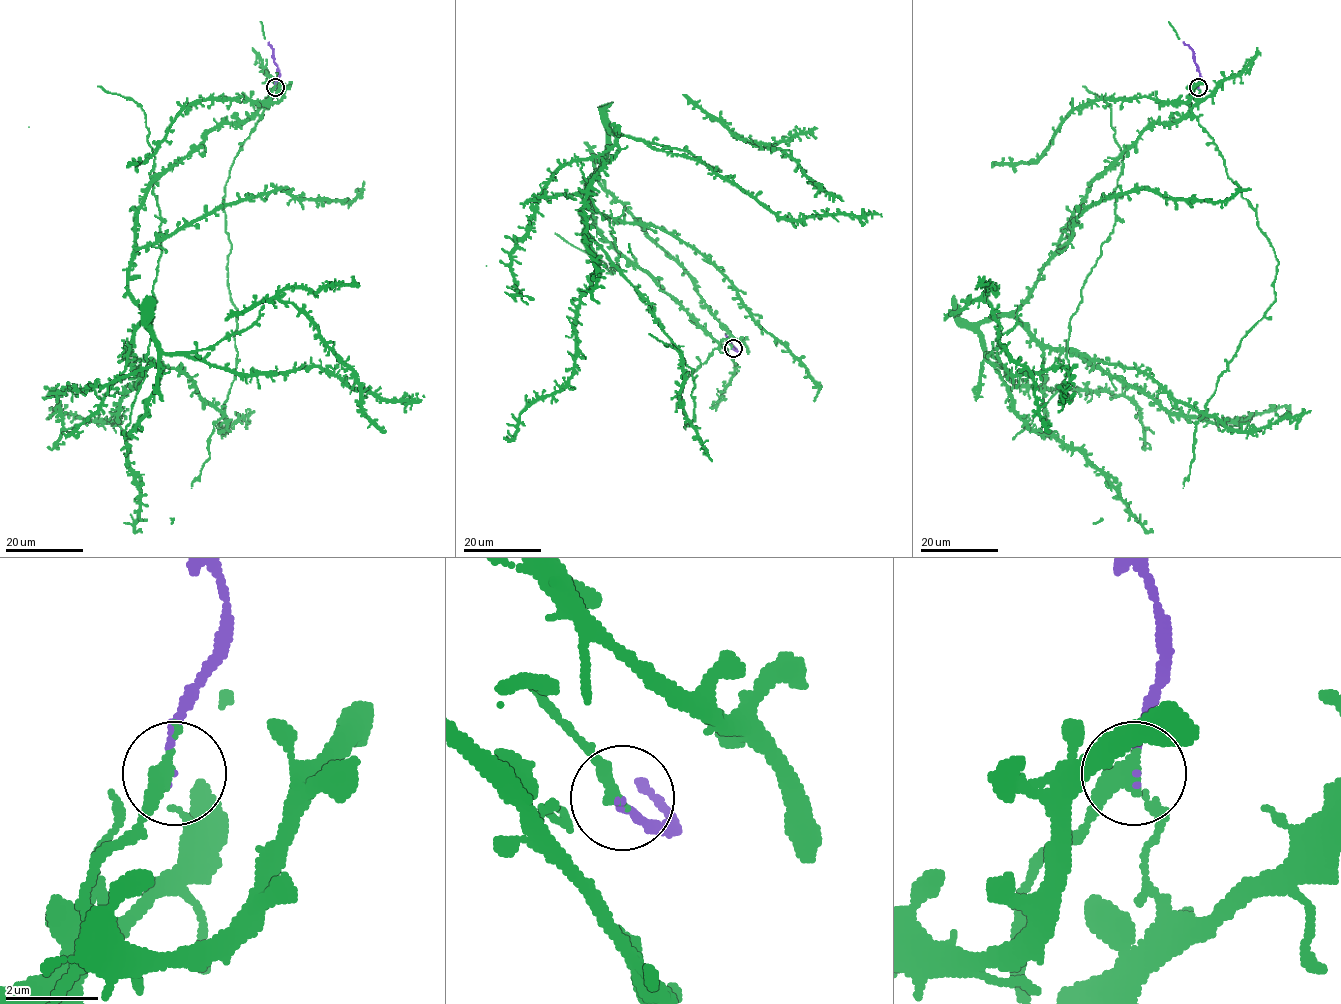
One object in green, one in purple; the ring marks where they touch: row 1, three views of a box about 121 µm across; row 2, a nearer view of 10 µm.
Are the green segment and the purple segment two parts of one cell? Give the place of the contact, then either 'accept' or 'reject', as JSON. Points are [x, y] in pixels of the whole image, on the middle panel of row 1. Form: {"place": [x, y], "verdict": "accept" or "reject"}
{"place": [733, 348], "verdict": "accept"}

